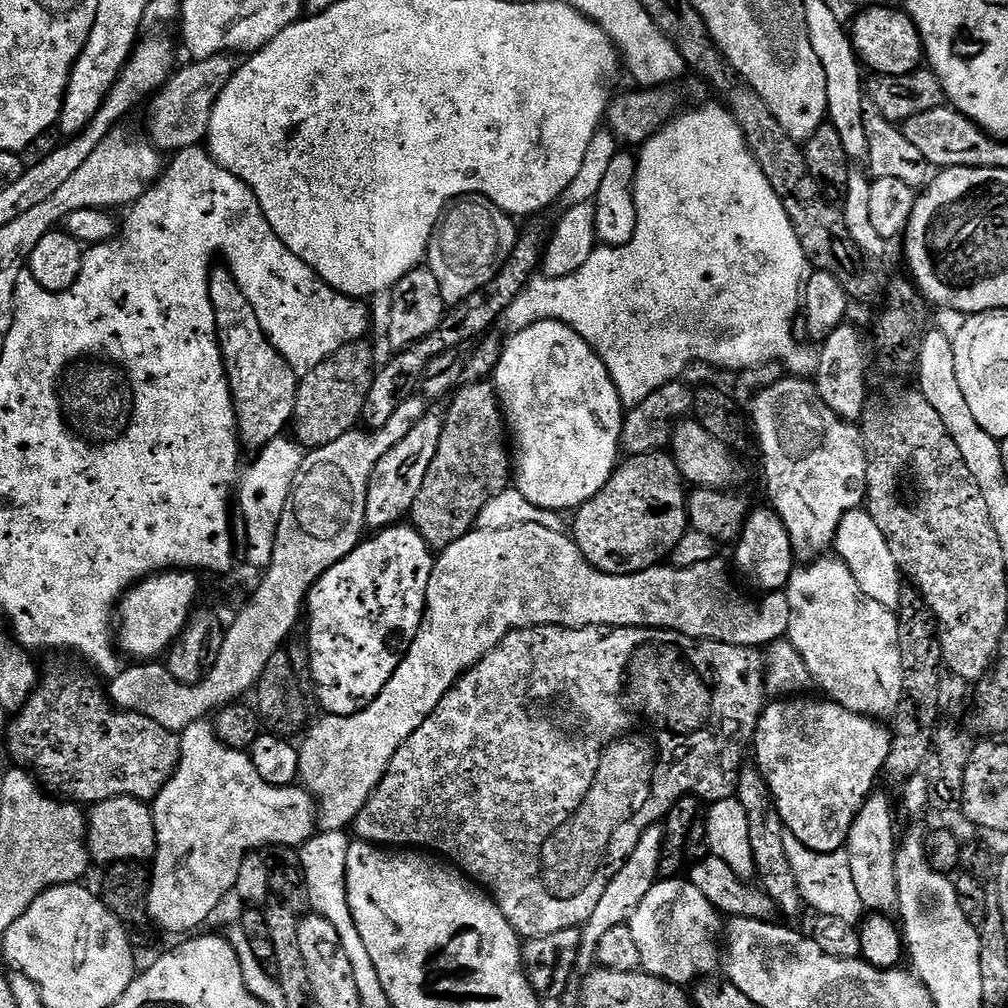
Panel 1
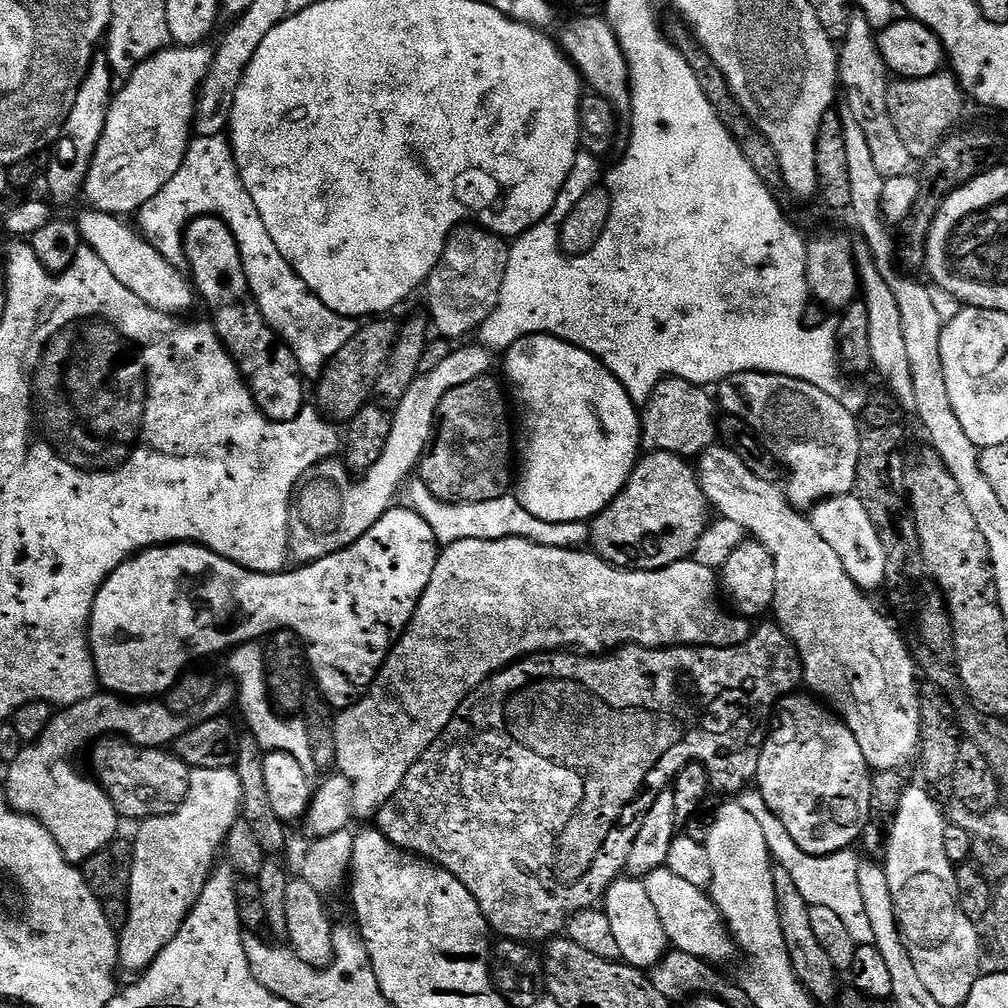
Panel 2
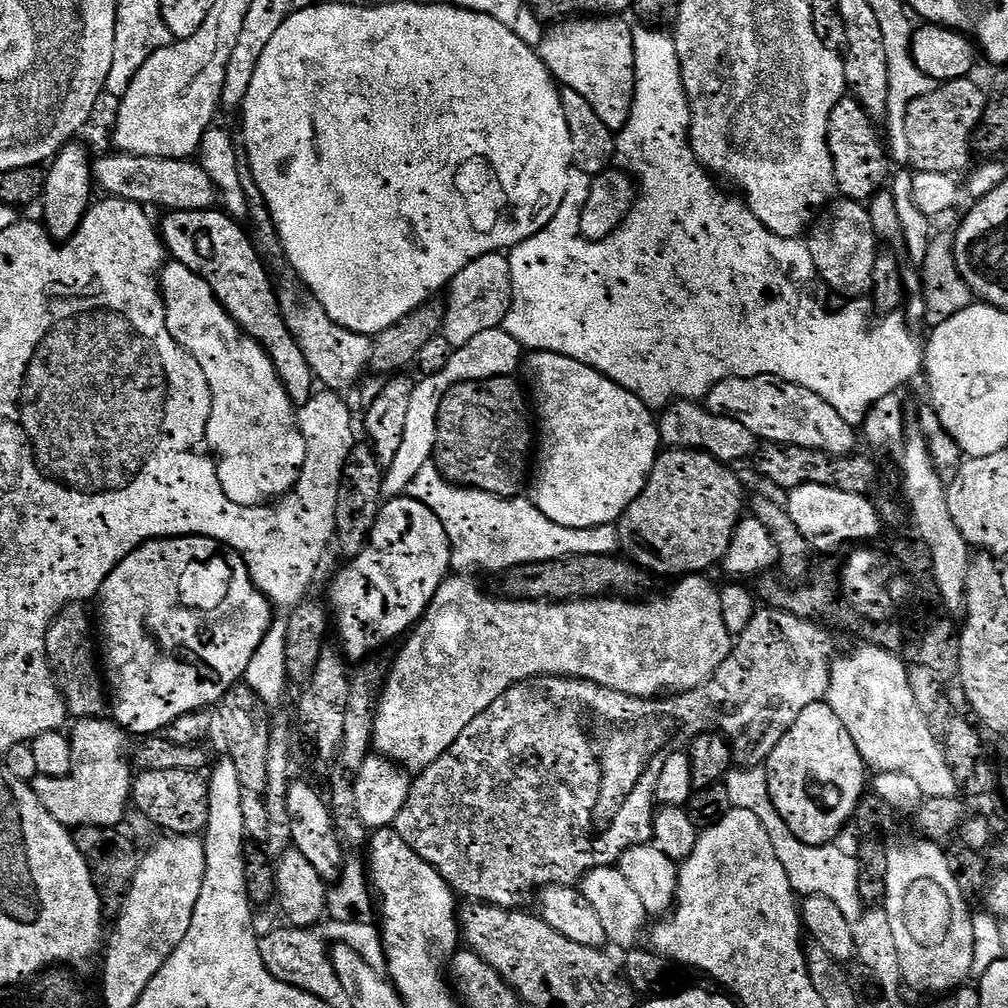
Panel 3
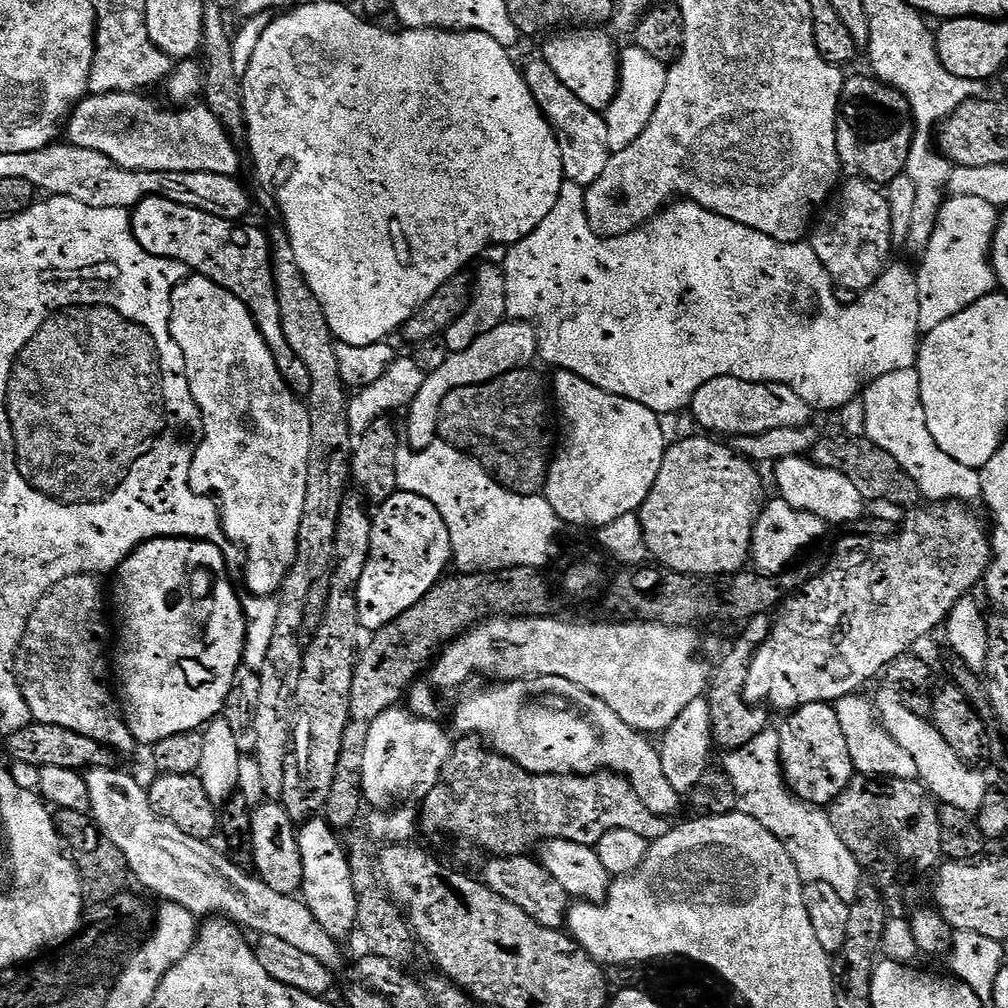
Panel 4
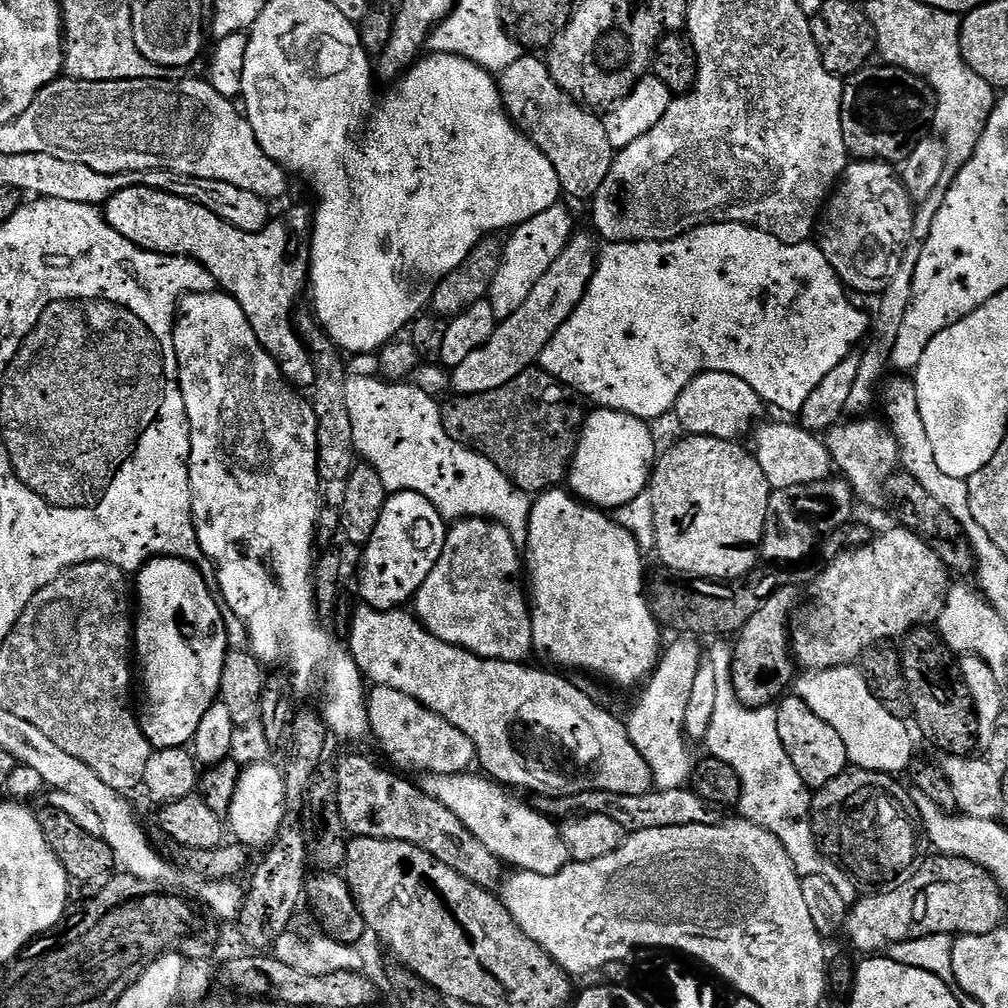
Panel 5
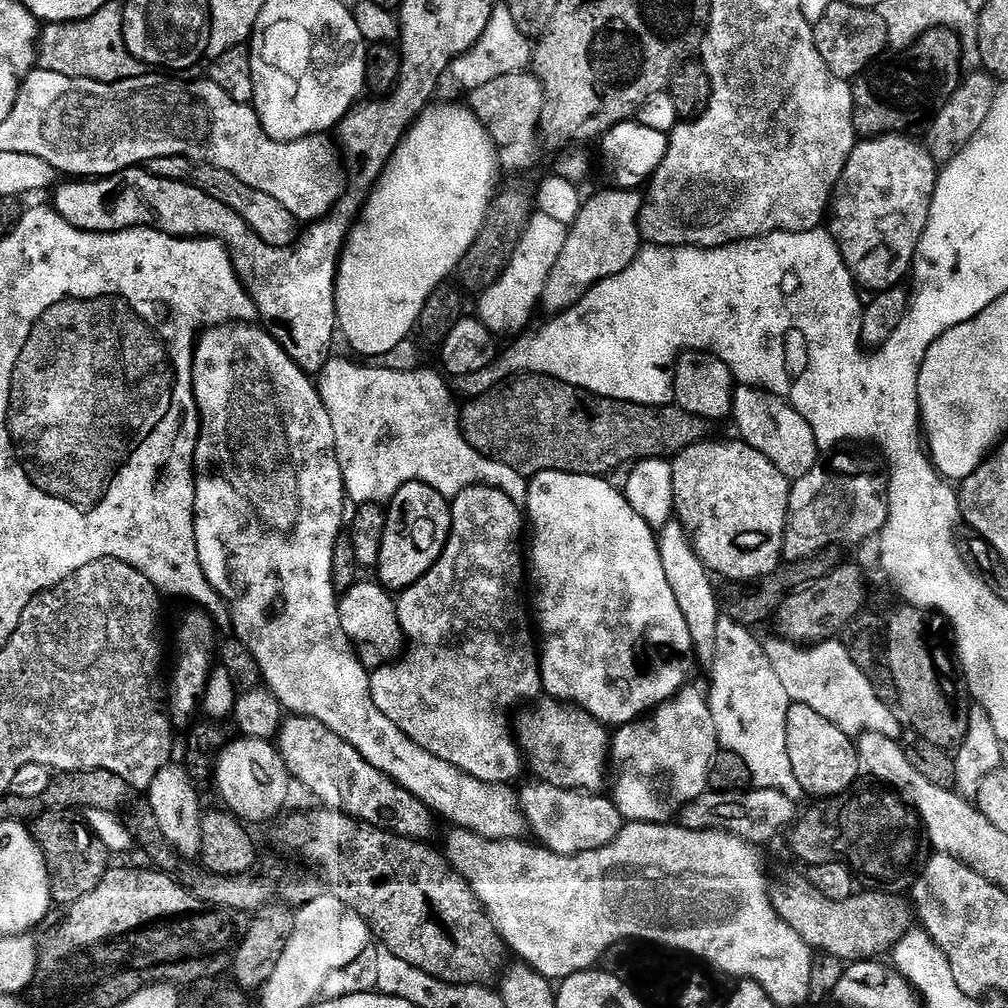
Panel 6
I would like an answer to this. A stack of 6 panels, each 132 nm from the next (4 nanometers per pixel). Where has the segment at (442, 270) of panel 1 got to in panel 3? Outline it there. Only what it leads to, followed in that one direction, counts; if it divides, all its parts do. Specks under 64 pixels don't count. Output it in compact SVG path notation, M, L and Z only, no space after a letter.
M491 252L485 256L474 258L458 273L446 289L448 300L444 304L444 326L442 335L446 342L452 344L453 349L466 346L470 338L482 334L482 330L499 328L503 325L506 314L512 305L512 275L510 274L510 262L504 252Z

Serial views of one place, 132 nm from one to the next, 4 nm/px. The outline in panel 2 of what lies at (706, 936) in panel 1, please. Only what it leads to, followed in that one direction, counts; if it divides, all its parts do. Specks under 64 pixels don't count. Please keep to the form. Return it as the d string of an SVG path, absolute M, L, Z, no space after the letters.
M617 878L604 893L602 910L610 918L610 926L614 926L614 938L618 938L618 950L623 963L648 970L664 959L670 941L664 932L658 910L644 889L643 879Z

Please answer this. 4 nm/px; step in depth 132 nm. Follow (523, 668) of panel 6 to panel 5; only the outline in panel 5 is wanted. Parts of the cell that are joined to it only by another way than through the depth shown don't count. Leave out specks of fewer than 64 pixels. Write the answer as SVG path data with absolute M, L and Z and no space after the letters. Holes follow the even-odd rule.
M469 518L466 520L458 520L455 521L449 527L448 530L448 537L446 538L446 542L444 543L444 549L442 550L442 554L438 558L438 562L434 566L434 570L430 570L430 574L426 578L426 582L422 582L422 586L417 590L415 597L414 597L414 605L416 604L416 608L414 607L414 615L417 620L420 621L421 624L423 624L424 629L427 630L430 634L434 634L434 638L438 638L442 642L446 642L447 644L453 644L455 648L466 648L469 652L474 653L475 656L481 656L484 660L509 660L510 662L514 662L515 664L519 664L521 662L527 661L529 658L528 655L531 657L533 655L534 649L532 647L532 614L530 611L530 600L529 597L526 595L525 589L522 587L520 589L520 584L516 579L521 579L522 576L522 552L520 549L520 552L518 549L518 541L515 540L515 538L512 537L510 534L510 530L506 530L506 526L502 526L501 524L496 523L495 520L485 520L483 518ZM373 687L367 697L371 735L376 735L381 750L397 764L397 769L413 768L416 774L458 774L477 763L474 742L458 726L450 726L446 718L434 714L414 698L398 690L378 687Z

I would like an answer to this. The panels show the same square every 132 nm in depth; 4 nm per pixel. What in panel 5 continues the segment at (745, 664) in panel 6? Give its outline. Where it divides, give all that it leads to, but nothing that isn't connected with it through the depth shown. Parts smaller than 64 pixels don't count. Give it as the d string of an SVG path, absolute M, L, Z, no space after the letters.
M716 642L712 649L707 649L706 660L713 664L717 694L713 718L710 719L708 737L706 739L707 755L726 762L726 766L734 766L734 774L742 782L742 794L738 812L743 819L754 826L762 826L790 854L790 862L794 862L794 870L802 878L805 876L821 876L842 894L849 906L858 899L857 881L839 864L828 859L820 851L816 843L816 835L812 829L813 793L802 782L802 774L794 770L794 762L790 762L790 754L782 746L782 738L778 738L778 714L775 707L748 708L734 694L732 685L732 644Z

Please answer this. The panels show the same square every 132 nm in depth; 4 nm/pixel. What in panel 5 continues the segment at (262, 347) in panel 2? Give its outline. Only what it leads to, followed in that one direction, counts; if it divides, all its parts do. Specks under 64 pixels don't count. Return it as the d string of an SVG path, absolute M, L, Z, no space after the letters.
M139 186L116 192L103 205L102 213L106 223L140 248L162 255L188 257L210 270L217 285L242 306L256 341L271 354L289 384L297 390L311 389L314 362L294 323L296 296L303 292L305 295L310 284L309 217L273 219L260 232L247 232L230 226L230 222L193 200Z

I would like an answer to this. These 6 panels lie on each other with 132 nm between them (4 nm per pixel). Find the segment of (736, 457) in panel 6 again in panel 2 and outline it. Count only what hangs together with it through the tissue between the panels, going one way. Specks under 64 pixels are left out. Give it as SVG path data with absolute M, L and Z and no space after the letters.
M649 451L647 454L641 455L640 459L636 461L636 469L632 472L631 479L628 480L628 485L616 496L614 502L606 509L605 512L600 513L595 517L590 524L590 544L597 556L600 556L608 563L616 568L632 568L635 572L653 572L659 568L669 568L674 562L679 560L687 560L695 553L700 540L704 537L705 531L710 523L710 503L708 495L704 492L704 488L700 485L700 477L697 469L692 468L687 459L682 456L675 456L673 452L653 452Z

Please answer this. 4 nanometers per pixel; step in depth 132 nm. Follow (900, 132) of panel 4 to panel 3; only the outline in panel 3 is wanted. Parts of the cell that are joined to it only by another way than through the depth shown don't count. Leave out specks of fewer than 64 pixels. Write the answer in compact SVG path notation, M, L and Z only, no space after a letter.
M845 94L838 102L838 106L834 106L834 110L830 110L830 122L828 123L830 158L834 162L837 193L845 200L871 201L872 197L885 187L886 181L889 179L888 160L890 164L890 156L886 151L886 140L885 137L884 140L880 137L880 132L876 128L879 128L877 121L873 120L870 113L851 95Z

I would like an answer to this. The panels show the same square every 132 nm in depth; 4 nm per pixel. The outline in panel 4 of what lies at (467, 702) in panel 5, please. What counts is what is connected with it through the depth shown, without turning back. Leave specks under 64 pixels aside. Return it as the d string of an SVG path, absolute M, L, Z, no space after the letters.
M530 676L526 680L506 680L503 682L493 683L492 688L484 688L481 692L476 692L473 696L468 696L456 708L456 728L460 734L471 734L484 741L485 745L491 747L492 751L500 756L510 758L515 764L522 766L527 772L533 772L538 776L551 776L553 774L575 774L577 776L591 776L594 772L615 772L617 776L625 776L630 783L634 794L638 794L638 798L646 806L646 810L650 810L655 816L675 817L675 812L682 804L682 796L675 792L670 781L665 777L665 771L662 770L662 758L660 757L660 749L654 743L651 744L649 737L643 732L635 732L630 726L626 726L626 722L622 722L622 718L618 718L618 714L614 714L614 710L610 710L610 706L606 706L606 702L602 702L594 694L590 694L586 690L582 690L582 686L574 686L574 682L566 682L566 678L554 678L553 676Z

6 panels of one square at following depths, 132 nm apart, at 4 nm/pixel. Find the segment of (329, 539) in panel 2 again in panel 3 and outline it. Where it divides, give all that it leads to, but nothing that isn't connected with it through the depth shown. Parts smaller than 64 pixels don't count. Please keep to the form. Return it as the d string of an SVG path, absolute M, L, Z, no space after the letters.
M504 327L482 330L475 338L470 338L466 346L453 351L450 362L442 366L432 376L424 376L423 379L413 387L410 398L410 411L406 418L406 431L402 434L402 446L398 454L394 454L394 462L387 465L384 474L383 495L395 498L407 493L412 479L419 474L422 466L426 466L432 459L436 450L436 435L438 426L438 410L442 398L452 387L464 380L491 380L498 376L512 376L519 373L522 368L522 349L520 343L510 334L506 334Z

